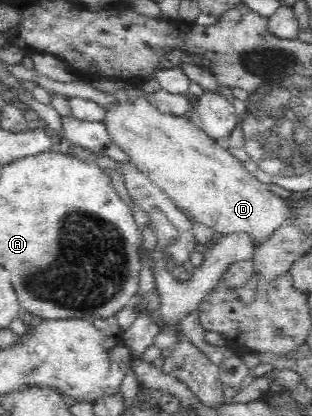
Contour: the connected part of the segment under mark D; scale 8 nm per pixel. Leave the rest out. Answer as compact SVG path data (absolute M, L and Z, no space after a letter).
M139 97L132 102L112 104L102 122L106 124L110 140L126 152L134 166L166 192L180 210L188 211L188 218L193 217L195 221L204 223L215 233L248 233L258 246L270 239L270 235L292 216L290 201L274 194L266 184L250 174L229 148L222 148L198 126L193 115L168 115L156 110L148 99Z

